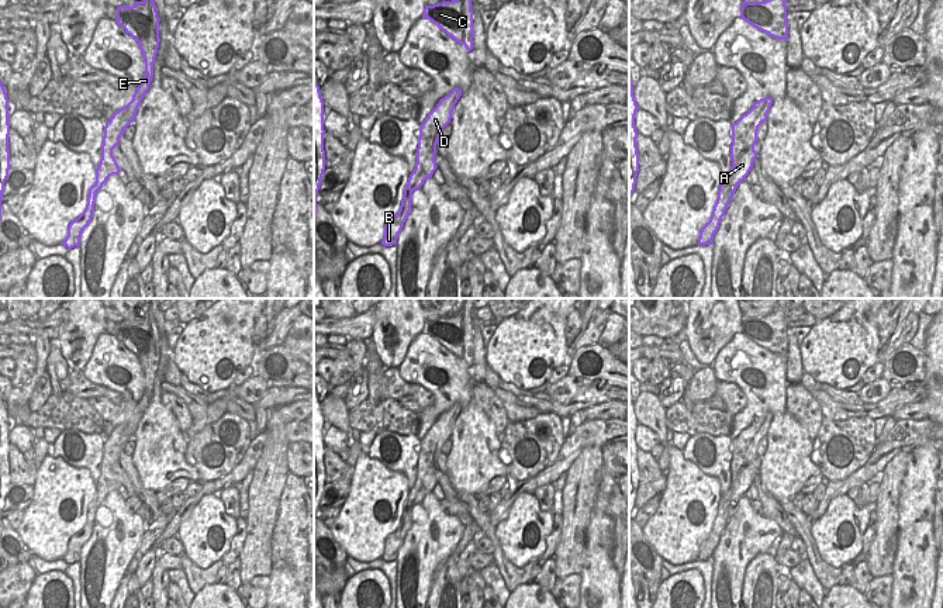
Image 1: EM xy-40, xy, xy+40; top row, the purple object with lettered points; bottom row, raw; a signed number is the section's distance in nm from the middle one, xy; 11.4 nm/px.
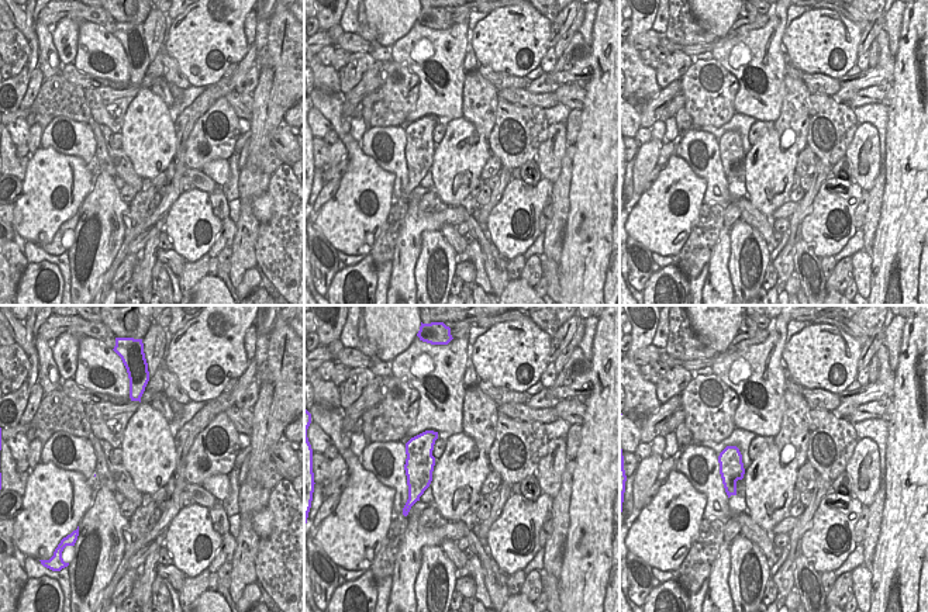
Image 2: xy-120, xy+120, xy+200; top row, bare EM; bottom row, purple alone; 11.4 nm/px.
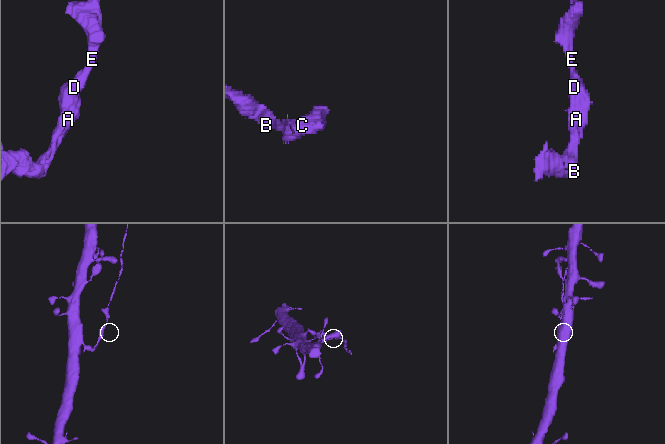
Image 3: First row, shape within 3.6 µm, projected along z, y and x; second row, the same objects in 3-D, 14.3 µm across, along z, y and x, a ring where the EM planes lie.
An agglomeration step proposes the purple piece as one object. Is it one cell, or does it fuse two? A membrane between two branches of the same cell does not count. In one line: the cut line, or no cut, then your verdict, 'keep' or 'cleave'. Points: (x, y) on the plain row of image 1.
cut in xy along (444, 413), (453, 421); cleave

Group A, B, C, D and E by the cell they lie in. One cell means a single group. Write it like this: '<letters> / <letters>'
A B D / C E

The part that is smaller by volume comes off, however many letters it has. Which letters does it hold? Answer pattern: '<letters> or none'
C, E

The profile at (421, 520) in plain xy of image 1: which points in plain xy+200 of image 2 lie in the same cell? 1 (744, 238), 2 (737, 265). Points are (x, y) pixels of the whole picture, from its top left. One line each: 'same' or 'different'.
1: different
2: different

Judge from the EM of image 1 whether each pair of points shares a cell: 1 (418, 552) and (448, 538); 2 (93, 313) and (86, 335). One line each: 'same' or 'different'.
1: same
2: same

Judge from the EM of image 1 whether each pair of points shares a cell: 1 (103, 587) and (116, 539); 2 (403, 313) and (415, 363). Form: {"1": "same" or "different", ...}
{"1": "same", "2": "different"}

